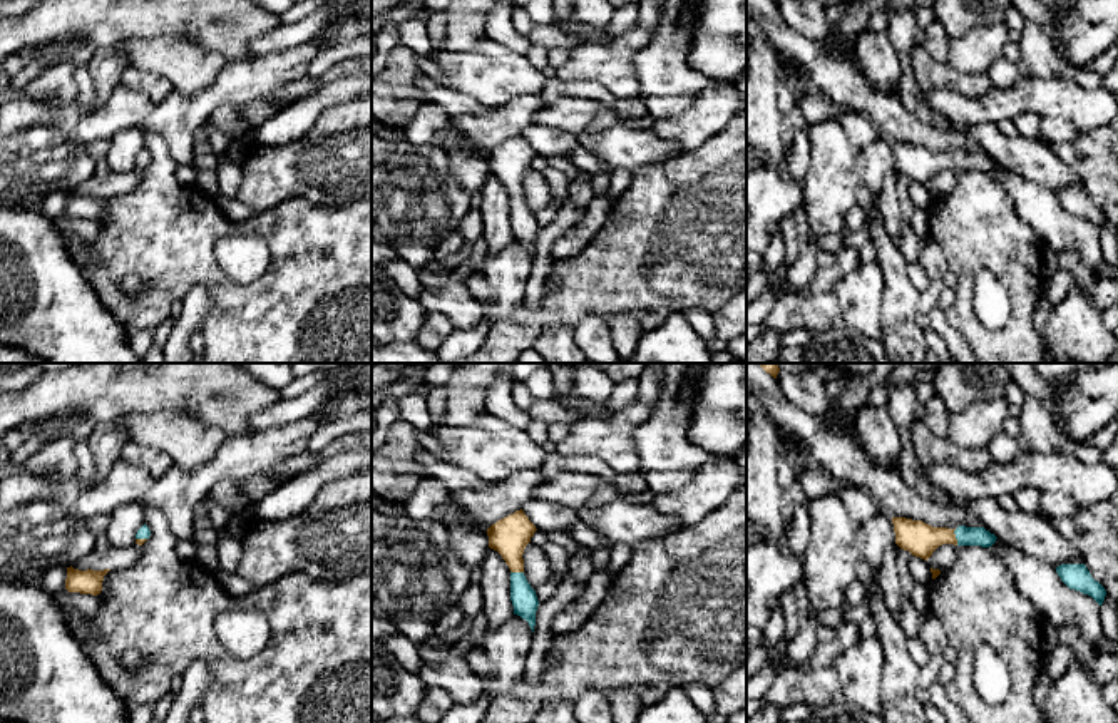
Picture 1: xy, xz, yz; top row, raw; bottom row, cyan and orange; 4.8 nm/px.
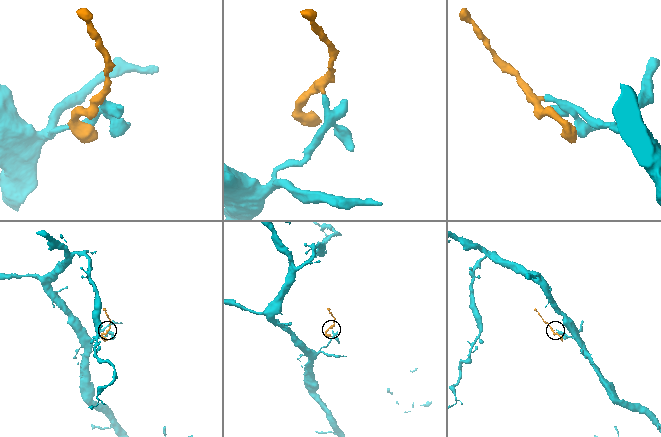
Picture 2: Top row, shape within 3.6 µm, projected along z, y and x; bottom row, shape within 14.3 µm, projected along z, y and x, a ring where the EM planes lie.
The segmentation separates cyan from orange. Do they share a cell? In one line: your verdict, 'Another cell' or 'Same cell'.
Same cell

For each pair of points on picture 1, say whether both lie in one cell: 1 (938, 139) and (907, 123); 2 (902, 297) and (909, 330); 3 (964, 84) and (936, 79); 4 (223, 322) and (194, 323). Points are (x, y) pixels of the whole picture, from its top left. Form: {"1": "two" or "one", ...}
{"1": "one", "2": "one", "3": "one", "4": "two"}

